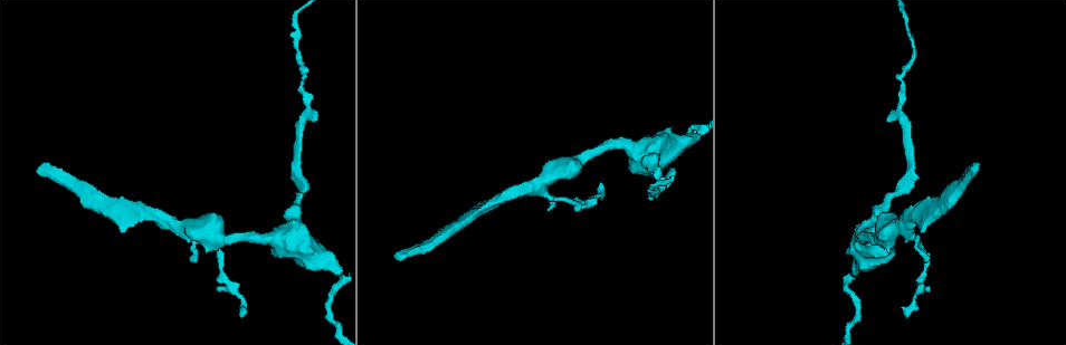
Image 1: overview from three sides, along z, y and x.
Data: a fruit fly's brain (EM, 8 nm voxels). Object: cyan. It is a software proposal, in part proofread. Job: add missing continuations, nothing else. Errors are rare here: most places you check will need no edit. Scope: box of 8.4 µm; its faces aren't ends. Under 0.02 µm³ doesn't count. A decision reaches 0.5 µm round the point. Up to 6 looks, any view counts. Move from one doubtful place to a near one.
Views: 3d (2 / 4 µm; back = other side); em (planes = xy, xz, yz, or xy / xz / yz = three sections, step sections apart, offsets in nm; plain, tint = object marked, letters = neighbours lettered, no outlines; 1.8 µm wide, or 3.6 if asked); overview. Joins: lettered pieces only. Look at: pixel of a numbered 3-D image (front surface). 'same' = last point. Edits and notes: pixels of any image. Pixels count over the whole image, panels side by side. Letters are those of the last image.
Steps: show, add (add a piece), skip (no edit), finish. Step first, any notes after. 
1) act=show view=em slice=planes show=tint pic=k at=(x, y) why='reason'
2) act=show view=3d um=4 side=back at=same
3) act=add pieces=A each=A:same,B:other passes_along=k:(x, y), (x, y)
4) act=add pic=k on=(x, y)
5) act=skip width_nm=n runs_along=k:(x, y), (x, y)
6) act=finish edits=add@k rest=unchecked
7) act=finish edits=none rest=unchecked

act=show view=3d um=4 pic=1 at=(483, 201) why='an open end'

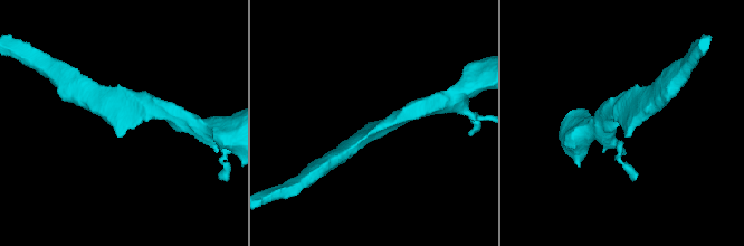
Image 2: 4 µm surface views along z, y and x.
act=show view=em slice=planes show=plain pic=2 at=(626, 137) why='need the tissue'

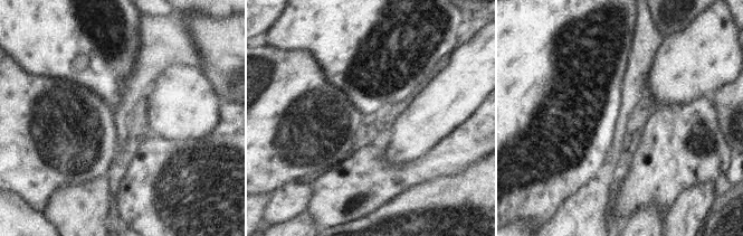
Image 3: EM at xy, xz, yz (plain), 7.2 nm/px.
act=show view=em slice=planes show=letters at=same why='what lies round it'

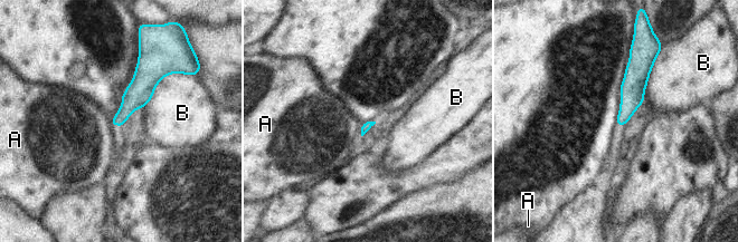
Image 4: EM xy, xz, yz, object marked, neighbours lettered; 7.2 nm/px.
act=skip longest_contact=B:340nm each=A:other,B:other runs_along=4:(635, 59), (632, 96), (620, 123) found='no lettered piece goes on from it'

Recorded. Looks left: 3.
act=show view=em slice=planes show=letters pic=1 at=(597, 190) why='branch stops here'

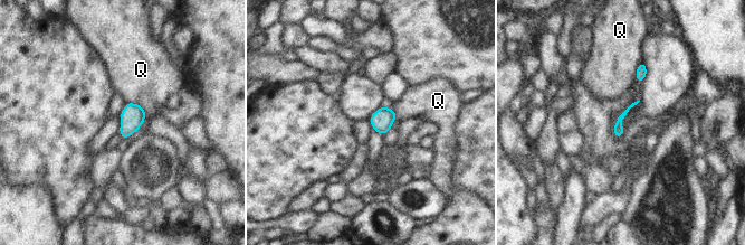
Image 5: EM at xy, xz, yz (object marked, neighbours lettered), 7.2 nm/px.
act=skip each=Q:other border=5:(126, 102), (139, 104), (146, 115) found='none of them fits'

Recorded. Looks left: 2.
act=show view=3d um=4 pic=1 at=(38, 172) why='end of a long branch'

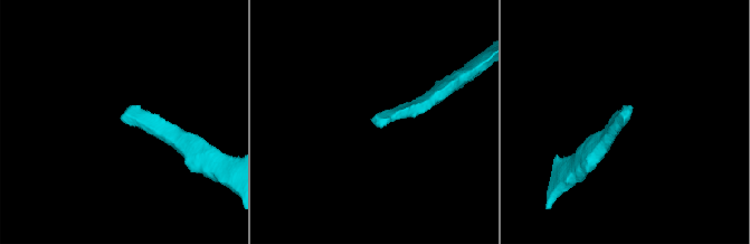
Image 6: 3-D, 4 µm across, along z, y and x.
act=show view=em slice=planes show=letters pic=6 at=(121, 118)

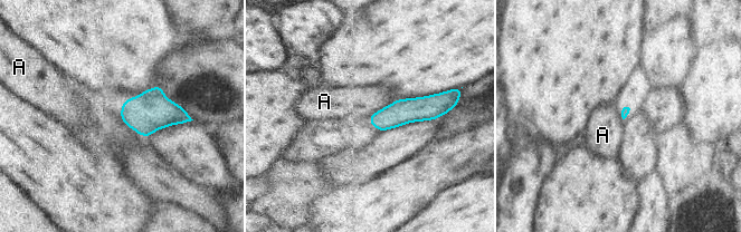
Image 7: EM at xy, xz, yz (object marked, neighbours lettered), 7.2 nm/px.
act=skip each=A:other runs_along=7:(437, 110), (402, 110), (372, 119) found='none of them fits'

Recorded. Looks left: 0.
act=finish edits=none rest=unchecked

